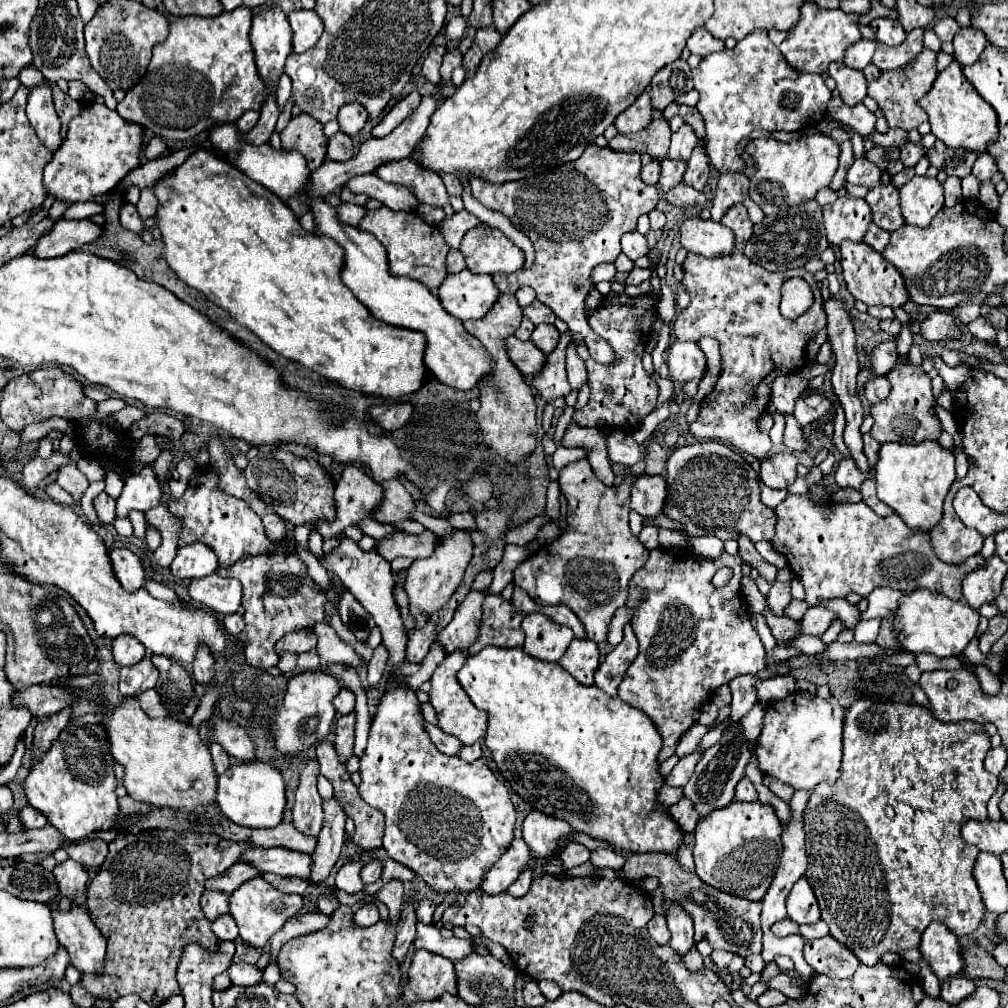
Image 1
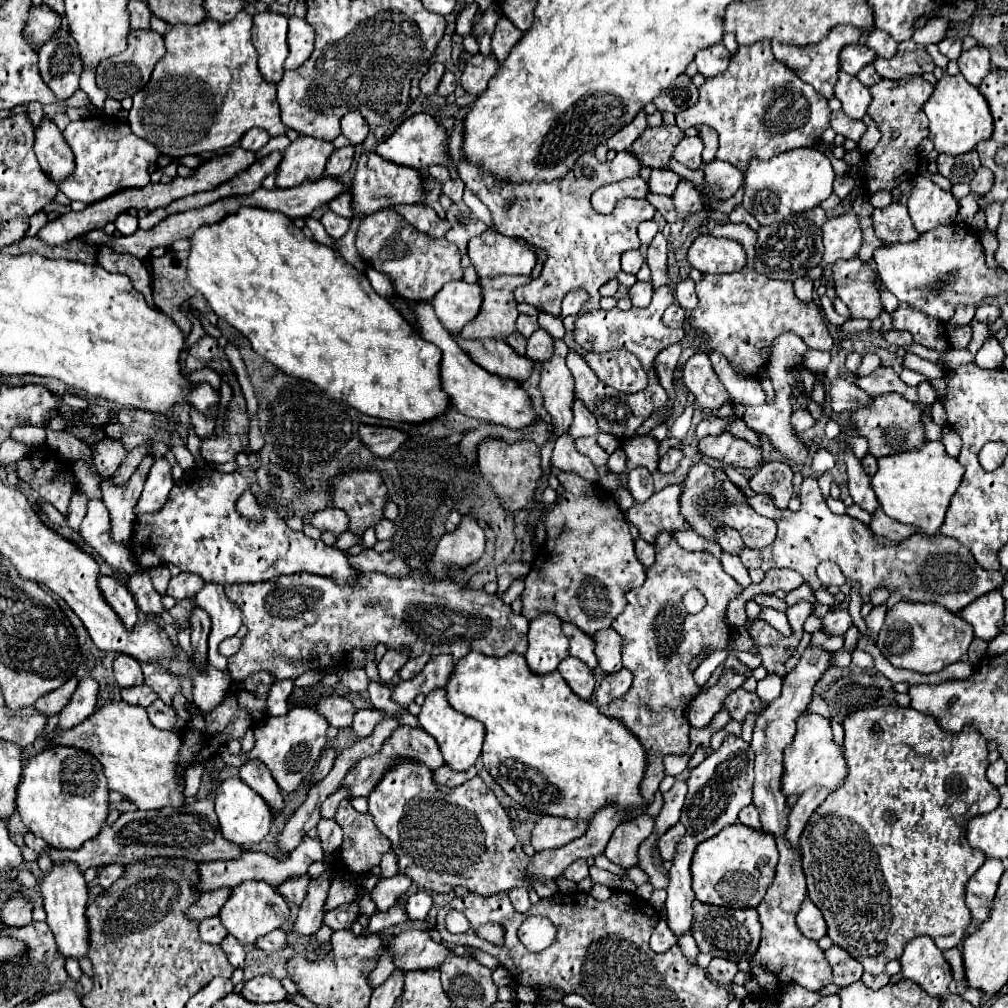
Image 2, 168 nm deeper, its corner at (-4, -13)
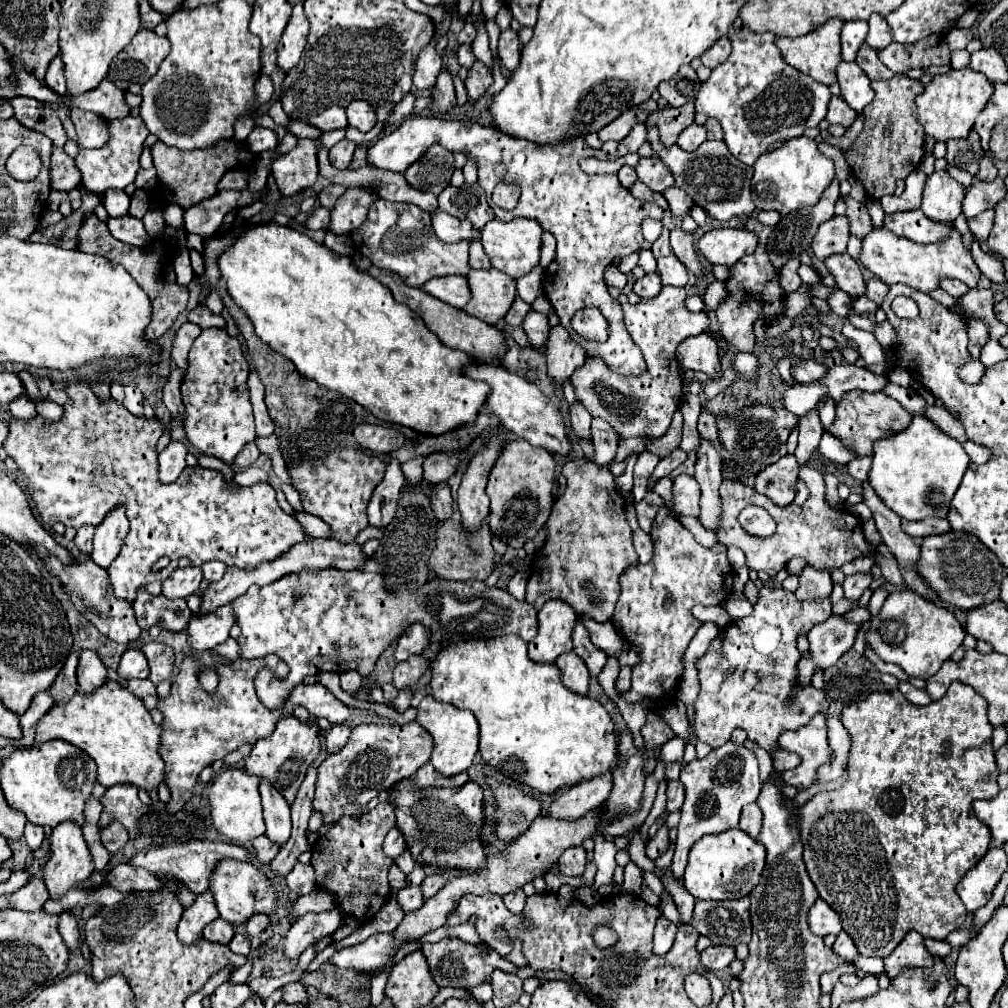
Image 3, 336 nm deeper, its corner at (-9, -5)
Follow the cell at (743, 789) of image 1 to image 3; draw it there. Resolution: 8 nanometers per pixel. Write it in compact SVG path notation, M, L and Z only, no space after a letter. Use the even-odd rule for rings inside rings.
M750 803L742 809L742 817L740 817L740 825L738 825L744 833L748 833L752 839L758 839L760 827L762 827L762 811L758 807L758 803Z

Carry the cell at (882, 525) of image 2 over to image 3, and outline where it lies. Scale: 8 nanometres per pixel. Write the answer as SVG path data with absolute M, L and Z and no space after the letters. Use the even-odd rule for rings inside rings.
M902 519L902 529L910 537L926 537L926 535L942 535L950 531L948 519L922 519L922 521L906 521Z

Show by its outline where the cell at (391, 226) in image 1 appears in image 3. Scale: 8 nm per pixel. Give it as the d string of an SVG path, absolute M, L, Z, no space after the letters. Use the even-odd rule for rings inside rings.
M378 199L372 203L366 221L350 233L360 253L376 267L398 273L410 287L422 287L432 277L442 275L466 275L468 265L468 243L442 243L430 223L430 215L416 205L390 203Z

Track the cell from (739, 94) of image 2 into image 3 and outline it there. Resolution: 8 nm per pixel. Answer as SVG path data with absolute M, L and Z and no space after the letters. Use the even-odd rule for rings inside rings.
M730 27L728 39L732 41L732 53L722 65L712 69L712 75L702 83L696 99L696 113L716 117L722 123L724 143L728 145L730 153L744 165L752 165L774 141L780 139L788 141L792 137L800 137L808 127L818 127L818 123L826 115L830 91L826 85L816 83L812 77L786 65L778 47L774 45L776 37L772 33L754 33L748 27L742 29Z

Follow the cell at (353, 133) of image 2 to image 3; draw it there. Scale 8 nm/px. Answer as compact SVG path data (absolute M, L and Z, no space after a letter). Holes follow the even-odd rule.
M358 99L358 101L352 101L348 107L346 107L346 113L348 113L348 123L360 131L370 131L374 125L376 125L376 111L372 109L370 103L366 103L364 99Z

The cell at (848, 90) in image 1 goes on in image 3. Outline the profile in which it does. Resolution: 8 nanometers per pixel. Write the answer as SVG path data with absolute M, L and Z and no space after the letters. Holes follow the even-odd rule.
M842 61L836 67L836 75L838 75L842 99L854 111L860 113L874 97L874 91L870 89L870 79L866 77L866 73L856 63L846 63L846 61Z

